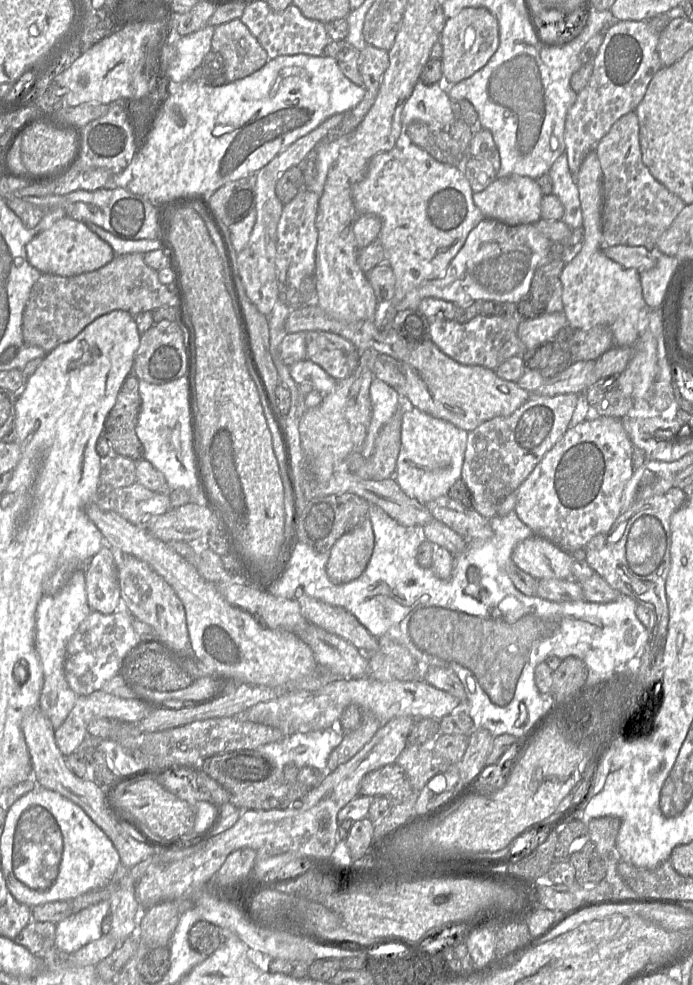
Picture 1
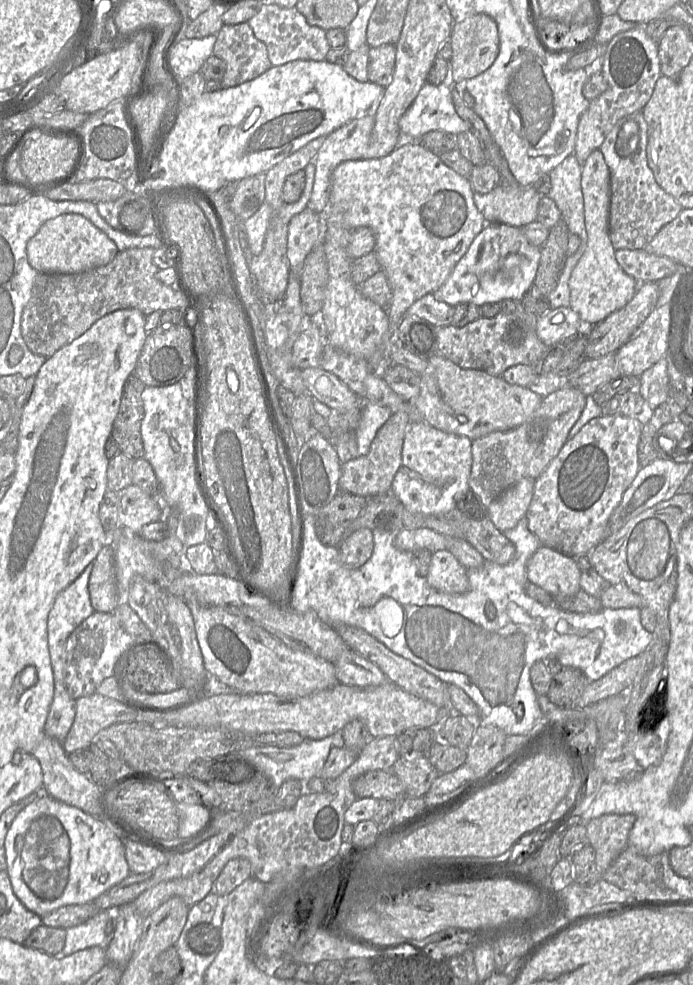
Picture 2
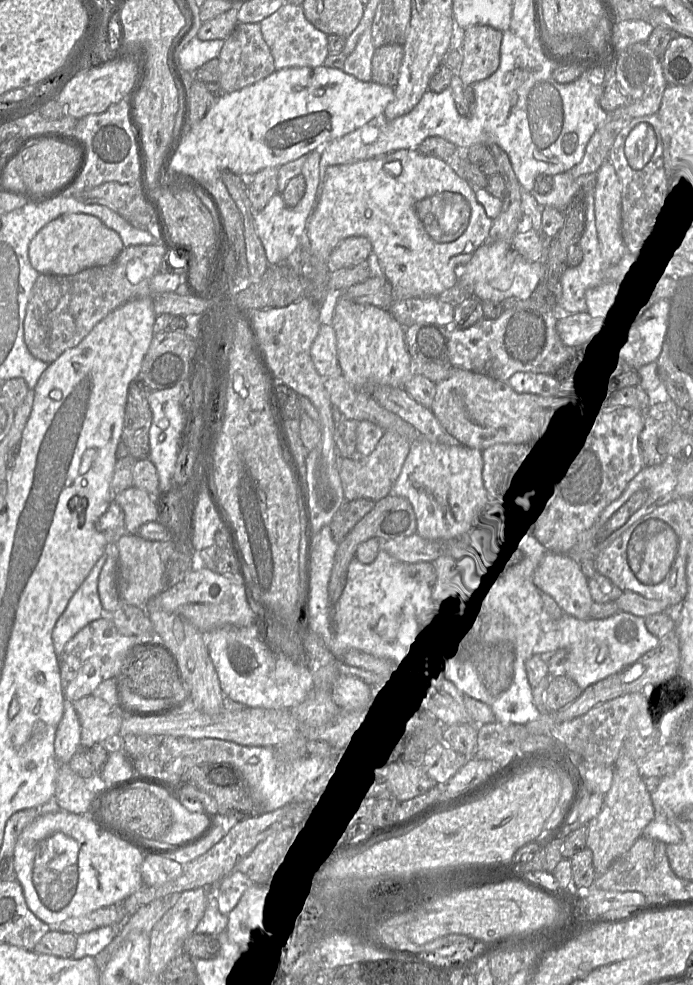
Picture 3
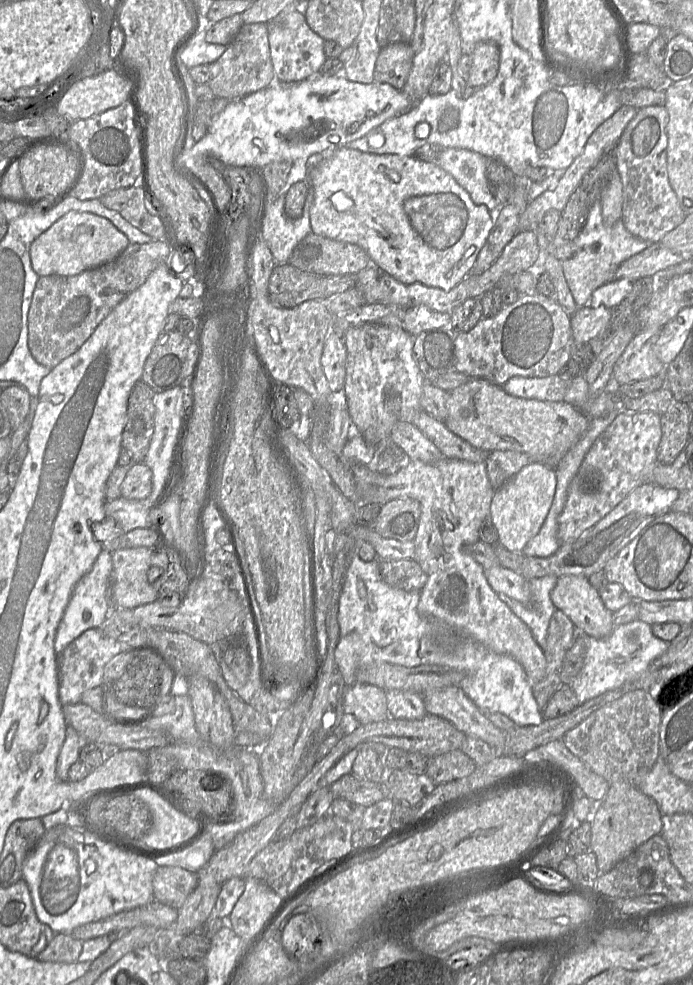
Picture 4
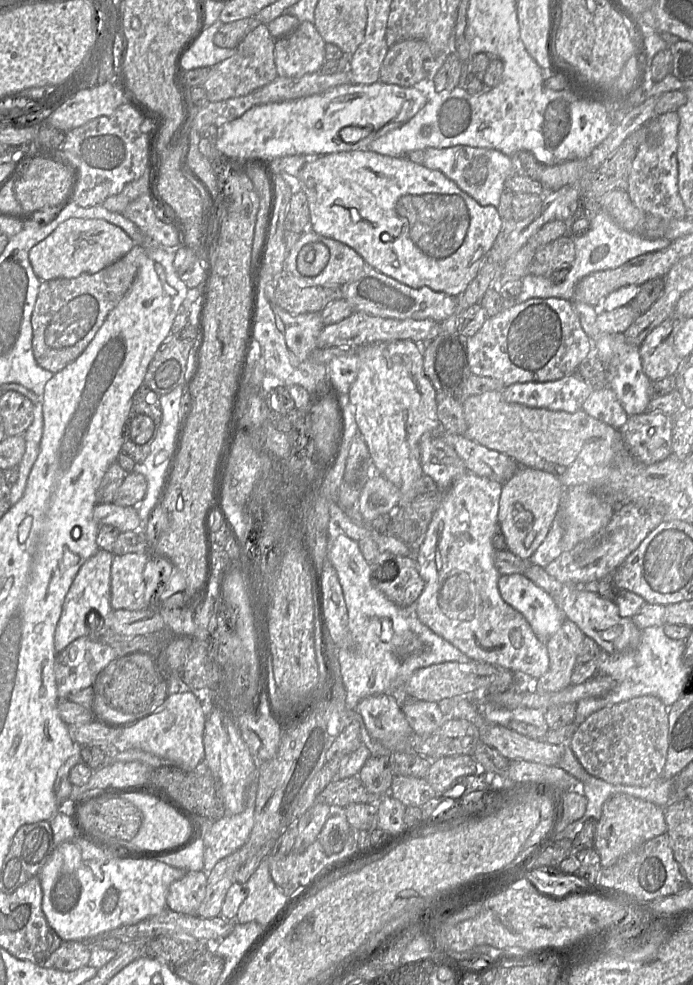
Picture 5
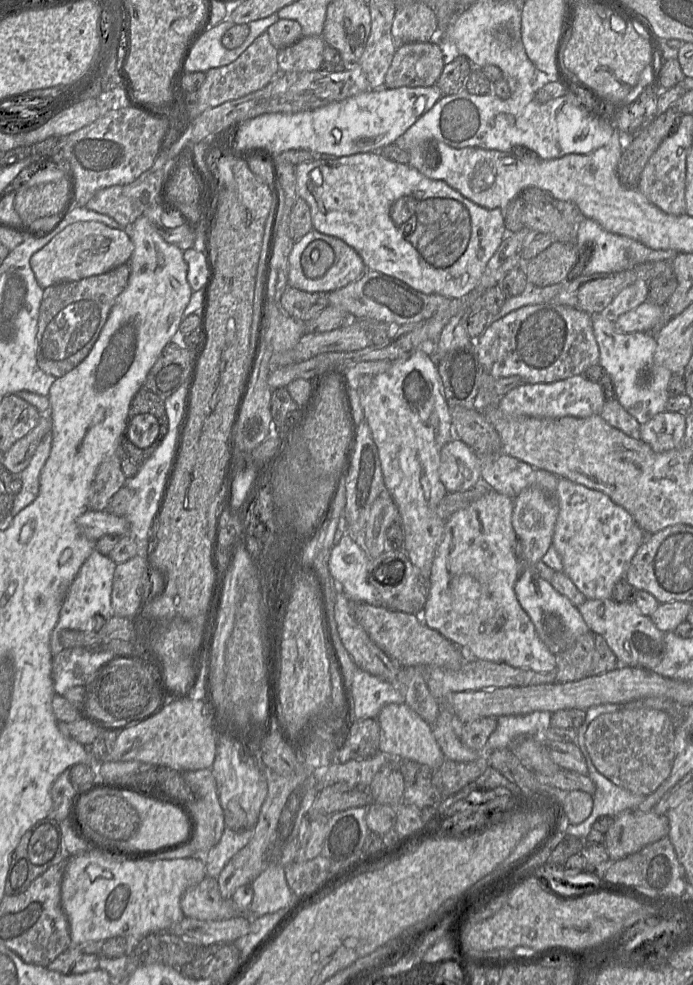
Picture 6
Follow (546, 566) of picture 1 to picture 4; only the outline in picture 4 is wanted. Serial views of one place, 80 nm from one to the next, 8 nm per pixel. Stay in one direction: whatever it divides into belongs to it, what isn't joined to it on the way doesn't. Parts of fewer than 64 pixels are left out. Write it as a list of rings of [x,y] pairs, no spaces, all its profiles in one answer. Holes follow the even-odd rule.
[[[584,576],[559,577],[551,600],[555,610],[562,611],[582,634],[602,639],[616,627],[613,612],[605,607],[599,591]]]

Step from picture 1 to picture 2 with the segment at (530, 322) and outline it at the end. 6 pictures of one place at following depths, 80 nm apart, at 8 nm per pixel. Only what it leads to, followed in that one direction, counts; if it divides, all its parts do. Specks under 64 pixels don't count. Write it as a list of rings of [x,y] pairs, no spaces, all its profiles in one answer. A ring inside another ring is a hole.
[[[570,307],[550,309],[536,320],[538,338],[548,347],[554,347],[573,338],[583,329],[579,315]]]

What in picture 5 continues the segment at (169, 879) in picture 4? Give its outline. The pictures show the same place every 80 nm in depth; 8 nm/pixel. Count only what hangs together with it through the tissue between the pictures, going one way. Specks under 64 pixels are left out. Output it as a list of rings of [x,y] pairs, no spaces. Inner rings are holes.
[[[187,872],[173,882],[167,894],[167,908],[185,915],[196,915],[206,893],[208,873]]]

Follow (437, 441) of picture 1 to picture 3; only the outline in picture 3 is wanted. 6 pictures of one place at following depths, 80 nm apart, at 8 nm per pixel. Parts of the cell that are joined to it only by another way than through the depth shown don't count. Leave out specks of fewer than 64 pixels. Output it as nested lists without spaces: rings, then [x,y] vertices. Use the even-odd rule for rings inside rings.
[[[421,436],[410,443],[408,455],[389,494],[403,497],[410,502],[419,536],[428,540],[456,539],[470,533],[470,526],[478,518],[478,513],[486,508],[490,499],[491,494],[488,494],[482,480],[482,469],[482,451],[462,444],[437,444]]]

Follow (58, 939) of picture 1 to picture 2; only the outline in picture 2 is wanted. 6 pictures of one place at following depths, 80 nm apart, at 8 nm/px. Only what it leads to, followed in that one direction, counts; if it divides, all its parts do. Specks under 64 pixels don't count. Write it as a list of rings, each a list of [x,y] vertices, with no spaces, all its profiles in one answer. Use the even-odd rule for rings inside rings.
[[[114,909],[100,910],[84,923],[66,929],[66,939],[60,956],[70,956],[80,950],[100,946],[107,948],[113,935],[106,935],[105,928],[114,916]]]

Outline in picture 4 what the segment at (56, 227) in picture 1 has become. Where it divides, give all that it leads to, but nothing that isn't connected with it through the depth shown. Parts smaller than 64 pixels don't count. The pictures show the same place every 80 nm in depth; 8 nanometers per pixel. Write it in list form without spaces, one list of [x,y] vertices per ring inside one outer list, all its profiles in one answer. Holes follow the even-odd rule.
[[[70,211],[31,243],[31,266],[39,277],[74,276],[112,262],[129,244],[127,236],[108,219],[88,212]]]

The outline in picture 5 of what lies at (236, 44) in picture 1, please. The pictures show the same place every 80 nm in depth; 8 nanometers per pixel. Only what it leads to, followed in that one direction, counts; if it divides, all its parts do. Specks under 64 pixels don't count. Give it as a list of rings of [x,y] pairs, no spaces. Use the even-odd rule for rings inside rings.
[[[261,23],[249,31],[237,45],[233,56],[210,67],[209,77],[203,85],[208,102],[247,95],[278,77],[274,62],[275,39],[271,36],[267,25]]]

